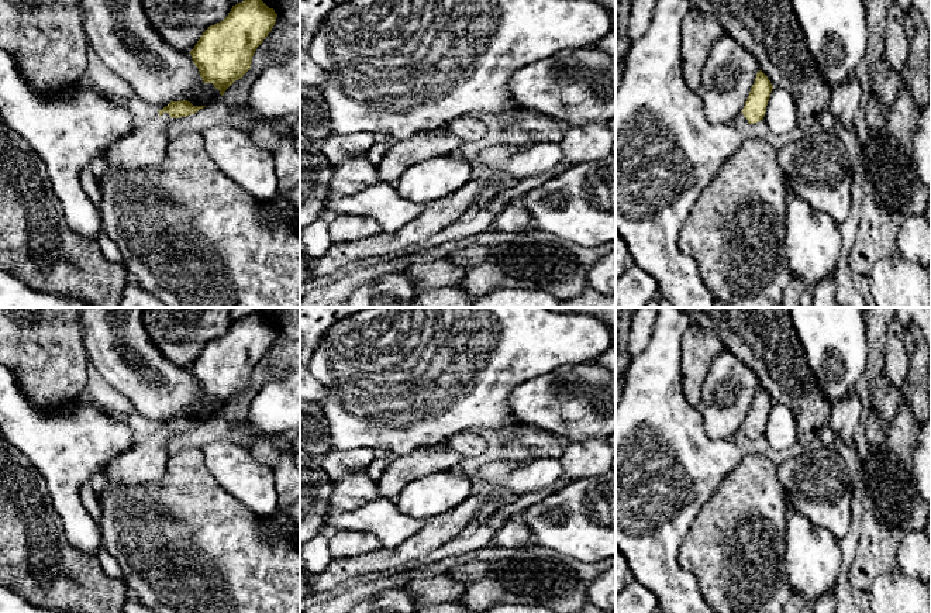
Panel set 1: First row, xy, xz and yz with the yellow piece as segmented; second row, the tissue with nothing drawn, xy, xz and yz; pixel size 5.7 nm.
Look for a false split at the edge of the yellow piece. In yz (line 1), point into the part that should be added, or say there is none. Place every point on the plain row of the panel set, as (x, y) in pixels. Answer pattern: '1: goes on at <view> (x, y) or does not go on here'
1: does not go on here

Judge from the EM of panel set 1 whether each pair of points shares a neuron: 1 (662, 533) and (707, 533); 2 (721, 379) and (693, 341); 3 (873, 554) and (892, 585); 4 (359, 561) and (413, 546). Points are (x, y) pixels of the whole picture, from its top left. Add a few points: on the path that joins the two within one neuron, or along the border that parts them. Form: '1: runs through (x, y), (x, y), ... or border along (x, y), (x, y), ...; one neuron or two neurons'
1: border along (703, 505), (679, 548), (679, 565); two neurons
2: border along (726, 348), (711, 362), (702, 386), (702, 396); two neurons
3: border along (896, 568), (882, 572), (873, 579), (868, 598); two neurons
4: runs through (372, 561), (400, 555); one neuron

